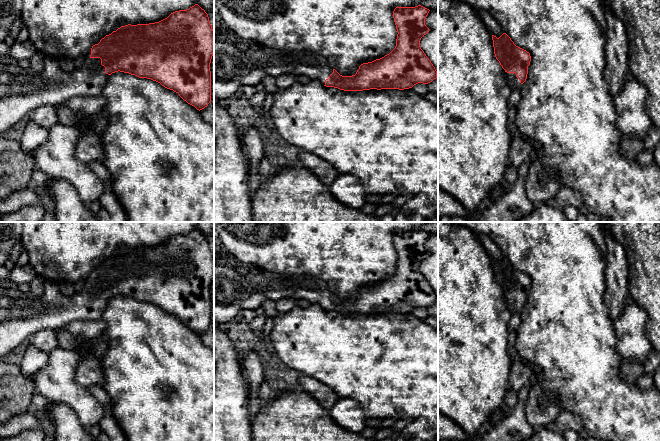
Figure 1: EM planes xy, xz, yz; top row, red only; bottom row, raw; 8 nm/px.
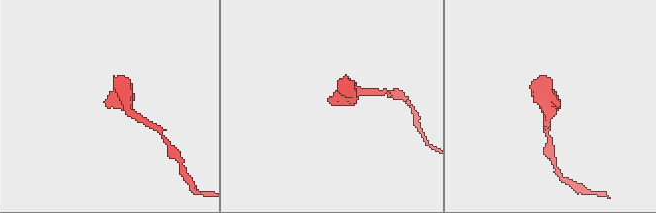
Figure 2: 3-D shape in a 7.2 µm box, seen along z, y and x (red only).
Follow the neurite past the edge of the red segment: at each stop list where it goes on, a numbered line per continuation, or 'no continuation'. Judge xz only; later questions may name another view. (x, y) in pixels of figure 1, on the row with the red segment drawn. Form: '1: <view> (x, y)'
1: xz (234, 67)

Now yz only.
1: yz (513, 81)

